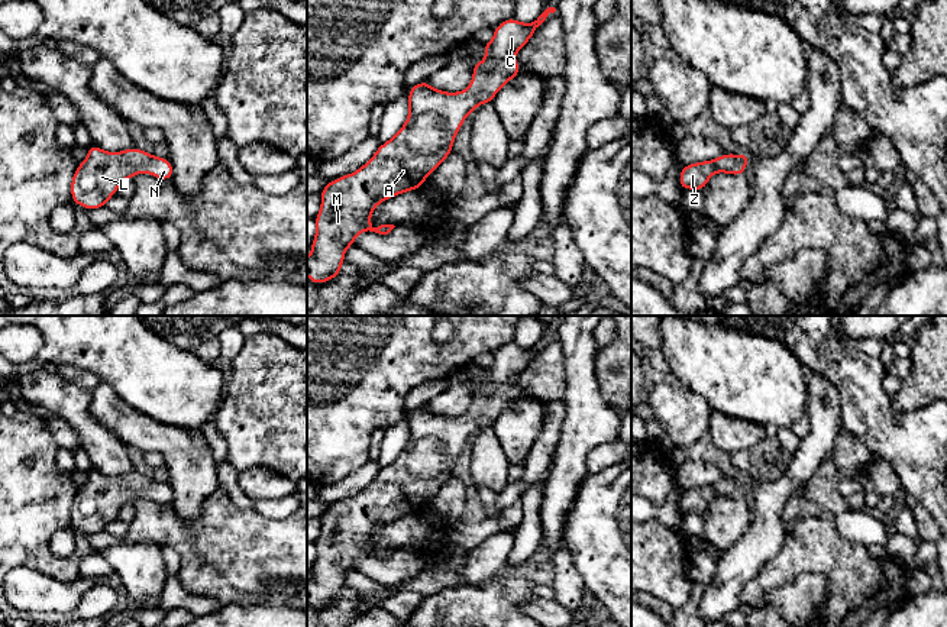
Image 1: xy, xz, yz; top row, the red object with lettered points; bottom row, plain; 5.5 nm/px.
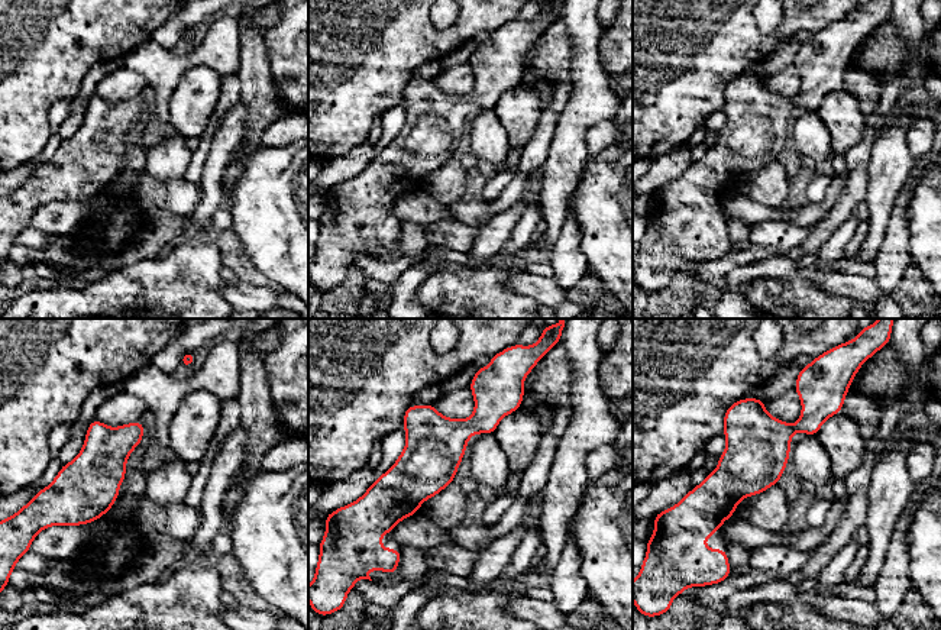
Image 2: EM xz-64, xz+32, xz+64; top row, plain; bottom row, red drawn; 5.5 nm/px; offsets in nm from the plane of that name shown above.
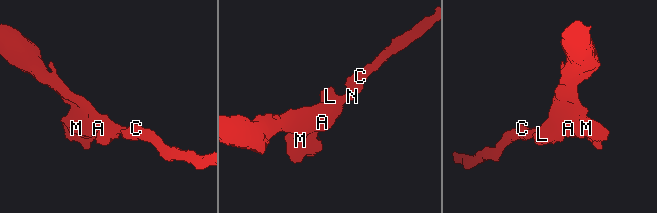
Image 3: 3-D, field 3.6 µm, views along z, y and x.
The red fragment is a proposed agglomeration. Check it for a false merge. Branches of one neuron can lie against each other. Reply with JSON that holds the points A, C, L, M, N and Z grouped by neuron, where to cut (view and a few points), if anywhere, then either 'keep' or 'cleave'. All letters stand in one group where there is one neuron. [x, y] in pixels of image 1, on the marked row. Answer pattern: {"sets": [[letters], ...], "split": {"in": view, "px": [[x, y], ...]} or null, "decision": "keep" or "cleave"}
{"sets": [["A", "C", "L", "M", "N", "Z"]], "split": null, "decision": "keep"}

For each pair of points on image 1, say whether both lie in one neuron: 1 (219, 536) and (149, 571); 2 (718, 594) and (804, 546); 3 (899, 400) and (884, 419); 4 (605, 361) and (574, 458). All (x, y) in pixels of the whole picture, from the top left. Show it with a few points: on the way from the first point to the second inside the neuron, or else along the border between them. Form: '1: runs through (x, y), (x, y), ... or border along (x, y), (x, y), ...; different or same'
1: border along (128, 542), (152, 542), (161, 549); different
2: border along (781, 546), (746, 584), (740, 601); different
3: border along (889, 396), (902, 410), (918, 410), (928, 403); different
4: border along (598, 349), (595, 380), (601, 396), (616, 413); different

